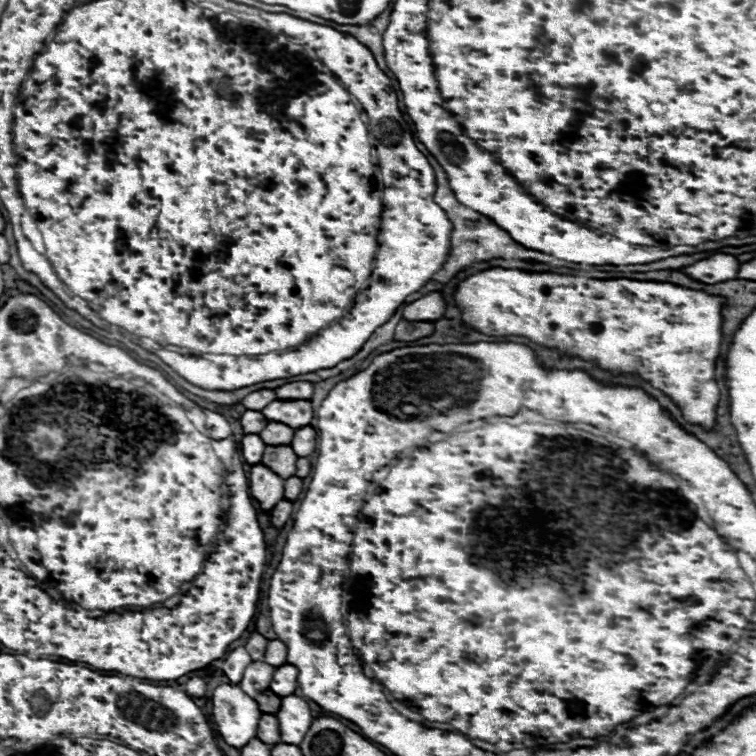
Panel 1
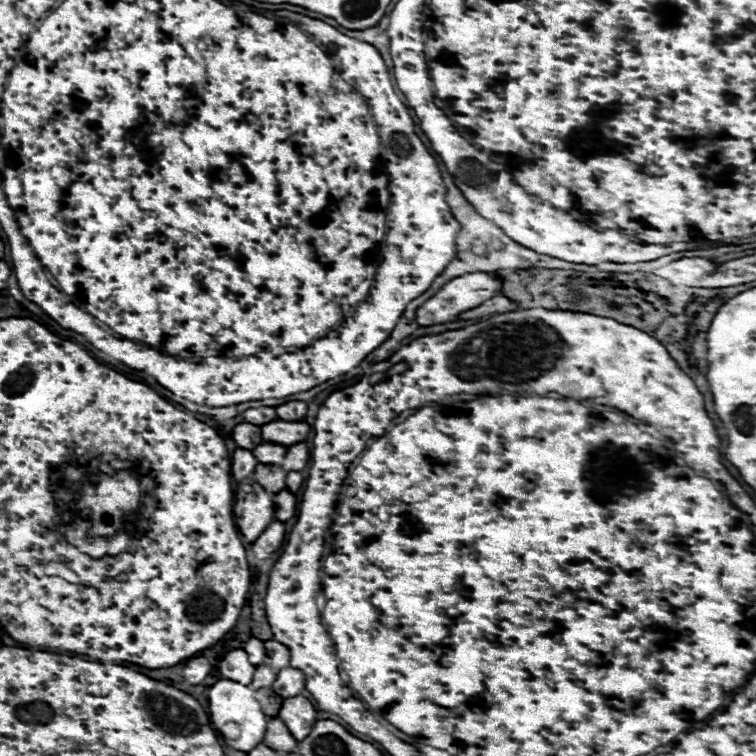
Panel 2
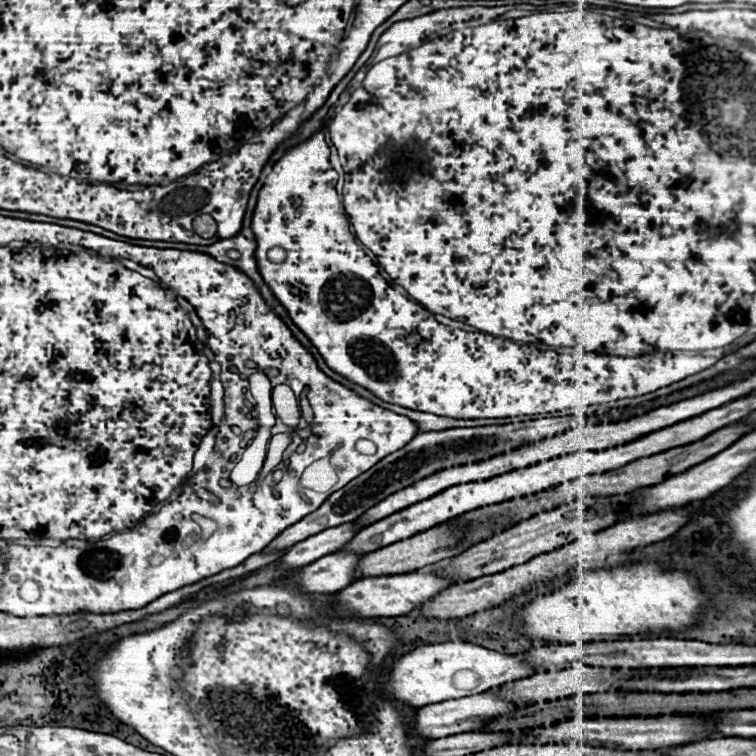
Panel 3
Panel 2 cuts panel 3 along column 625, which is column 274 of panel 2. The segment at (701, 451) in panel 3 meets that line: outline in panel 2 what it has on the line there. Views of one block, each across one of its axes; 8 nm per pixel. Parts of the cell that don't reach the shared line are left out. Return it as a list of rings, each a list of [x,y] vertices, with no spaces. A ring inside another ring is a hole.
[[[258,464],[254,474],[252,474],[252,480],[258,482],[270,494],[276,494],[278,490],[286,488],[286,472],[282,468],[278,468],[278,466]]]

